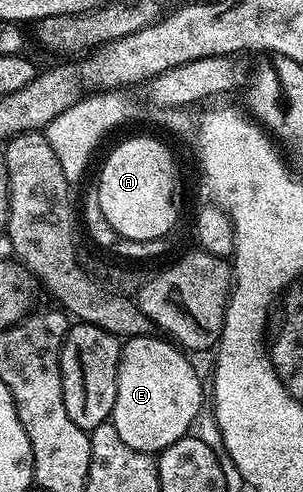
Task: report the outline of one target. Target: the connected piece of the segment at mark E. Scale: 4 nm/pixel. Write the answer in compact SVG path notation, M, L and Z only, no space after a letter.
M162 336L129 337L122 342L119 350L119 374L117 375L117 399L110 420L117 427L117 435L142 453L158 455L168 449L177 439L192 432L191 424L203 409L203 385L199 373L191 366L191 361L182 348L176 347Z

